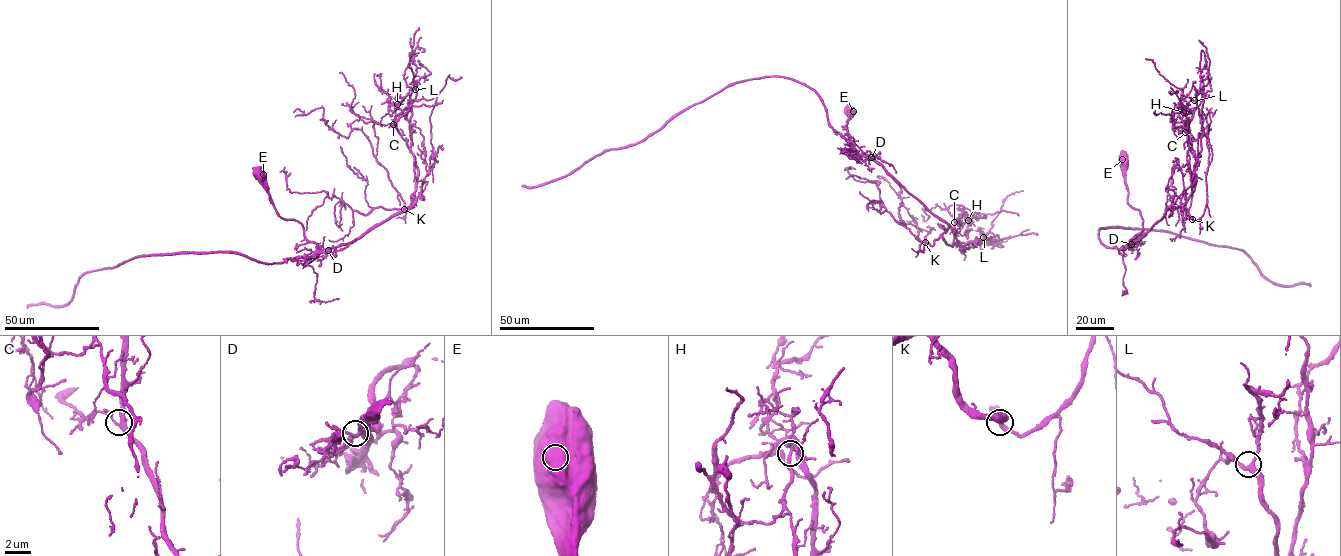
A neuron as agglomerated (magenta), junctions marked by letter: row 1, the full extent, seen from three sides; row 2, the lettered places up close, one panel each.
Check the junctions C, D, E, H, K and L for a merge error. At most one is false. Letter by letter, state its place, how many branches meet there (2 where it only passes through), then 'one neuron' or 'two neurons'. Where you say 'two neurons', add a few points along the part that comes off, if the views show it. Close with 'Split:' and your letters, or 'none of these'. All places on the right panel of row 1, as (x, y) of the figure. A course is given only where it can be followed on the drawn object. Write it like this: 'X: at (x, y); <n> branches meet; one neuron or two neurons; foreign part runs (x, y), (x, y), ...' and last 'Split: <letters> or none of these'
C: at (1185, 132); 3 branches meet; one neuron
D: at (1131, 244); 4 branches meet; one neuron
E: at (1122, 159); 1 branches meet; one neuron
H: at (1183, 112); 3 branches meet; one neuron
K: at (1192, 219); 3 branches meet; one neuron
L: at (1194, 100); 3 branches meet; one neuron
Split: none of these

